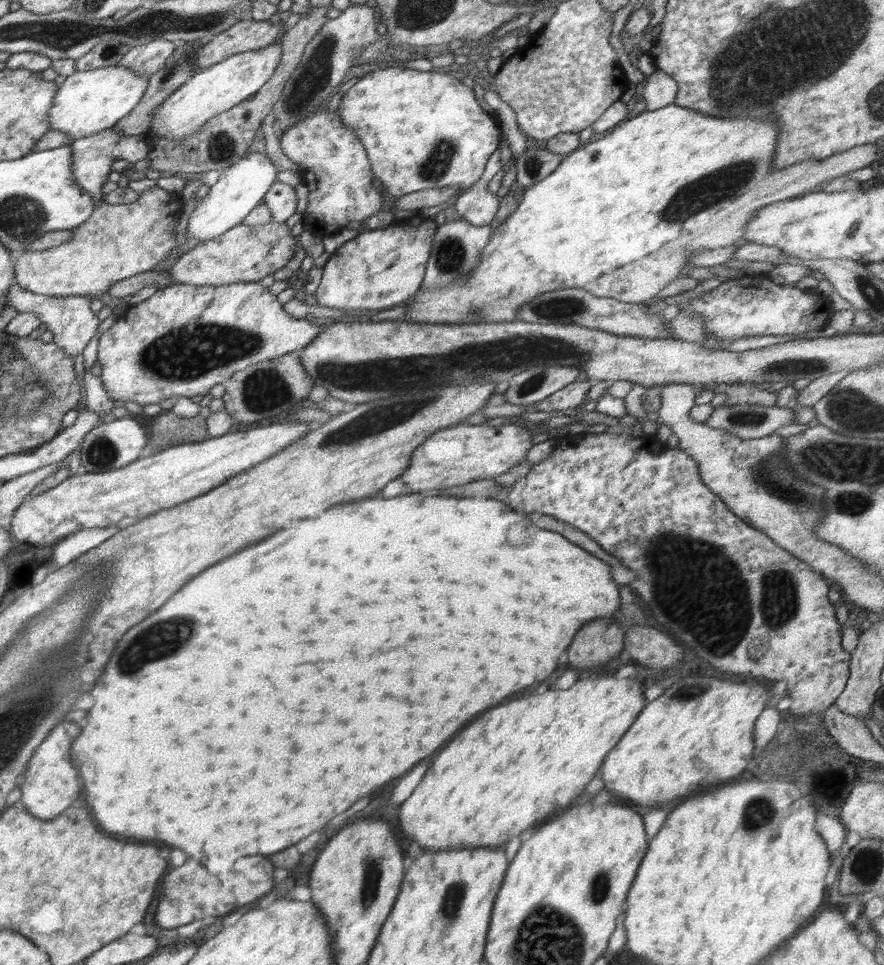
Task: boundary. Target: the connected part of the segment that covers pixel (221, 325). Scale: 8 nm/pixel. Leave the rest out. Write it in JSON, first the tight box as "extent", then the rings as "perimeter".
{"extent":[97,281,322,404],"perimeter":[[[239,281],[224,286],[174,283],[157,290],[143,303],[130,306],[120,315],[99,337],[97,361],[102,367],[100,378],[111,399],[156,404],[170,397],[206,395],[213,386],[251,364],[301,352],[322,331],[322,326],[314,325],[308,319],[290,316],[260,282]]]}

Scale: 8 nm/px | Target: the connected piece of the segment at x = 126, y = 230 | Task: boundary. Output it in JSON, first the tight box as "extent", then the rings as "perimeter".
{"extent":[14,188,183,296],"perimeter":[[[151,188],[140,192],[138,200],[132,202],[132,204],[108,204],[107,202],[100,201],[96,207],[96,211],[90,216],[86,223],[80,227],[74,227],[71,229],[73,237],[68,242],[57,246],[56,248],[50,248],[42,251],[30,251],[25,250],[24,254],[16,257],[14,272],[17,272],[17,285],[25,288],[26,290],[38,293],[48,294],[50,296],[93,296],[98,293],[103,293],[112,288],[114,283],[120,283],[124,279],[129,279],[131,276],[140,275],[143,272],[150,271],[156,264],[160,264],[170,253],[170,251],[176,246],[176,233],[173,231],[173,224],[177,222],[180,213],[183,210],[183,201],[180,197],[180,192],[168,192],[161,188]]]}

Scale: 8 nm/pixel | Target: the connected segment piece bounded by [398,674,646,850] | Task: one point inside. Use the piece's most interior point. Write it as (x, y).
(521, 763)

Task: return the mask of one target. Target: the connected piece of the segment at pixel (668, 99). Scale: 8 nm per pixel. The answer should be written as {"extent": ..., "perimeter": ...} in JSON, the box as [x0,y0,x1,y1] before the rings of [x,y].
{"extent":[642,69,678,111],"perimeter":[[[656,69],[646,80],[648,84],[644,87],[642,94],[646,102],[646,111],[664,108],[674,102],[678,92],[678,83],[672,77]]]}

